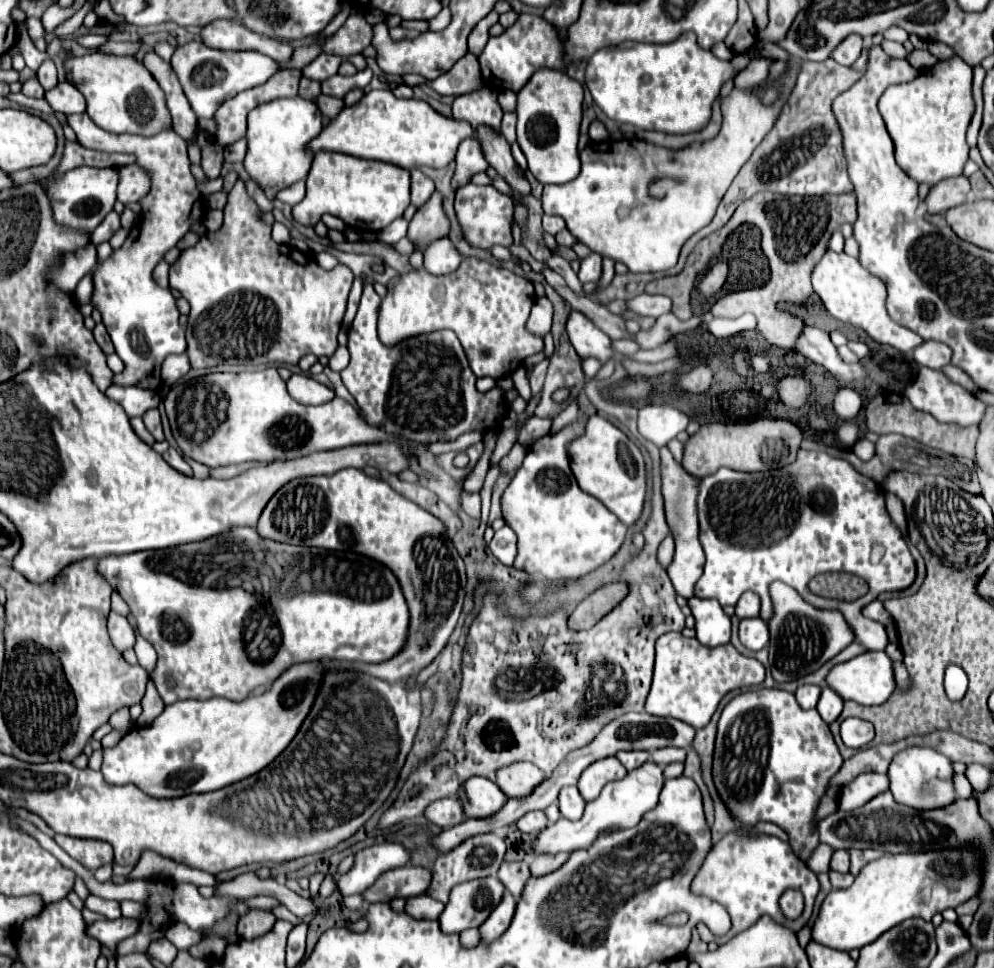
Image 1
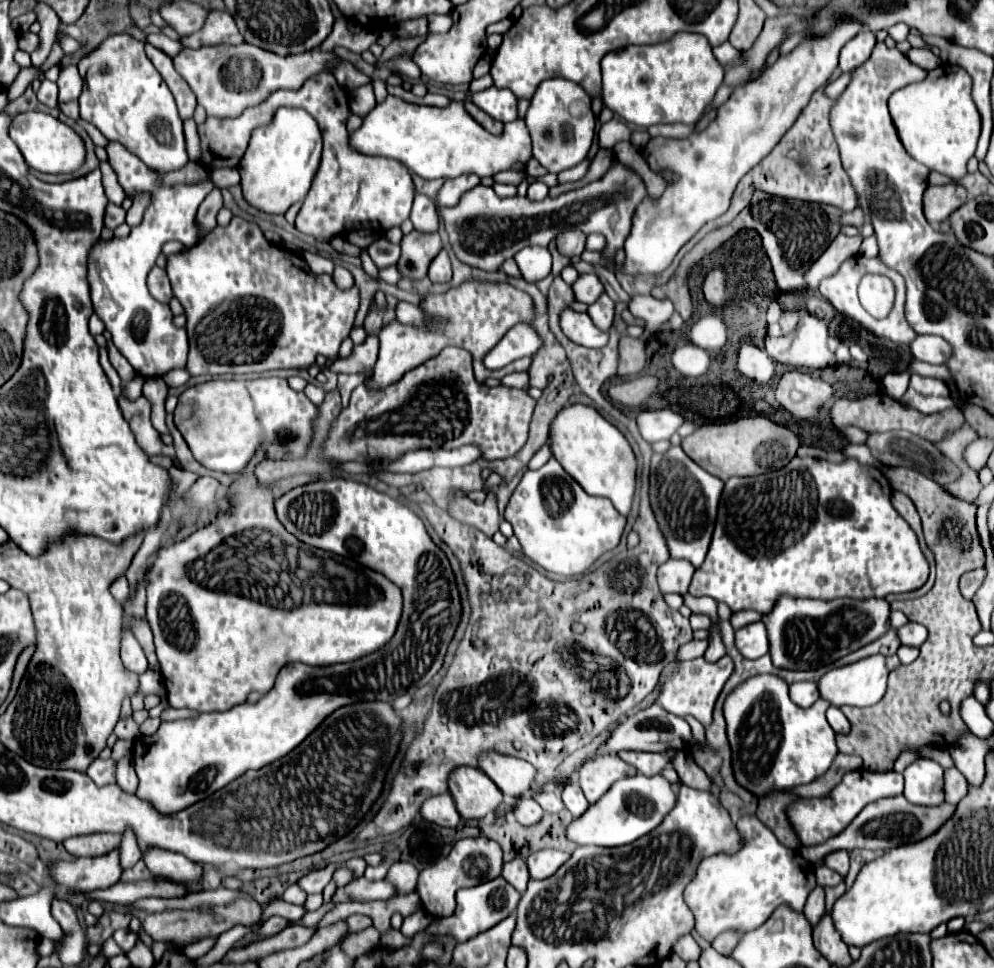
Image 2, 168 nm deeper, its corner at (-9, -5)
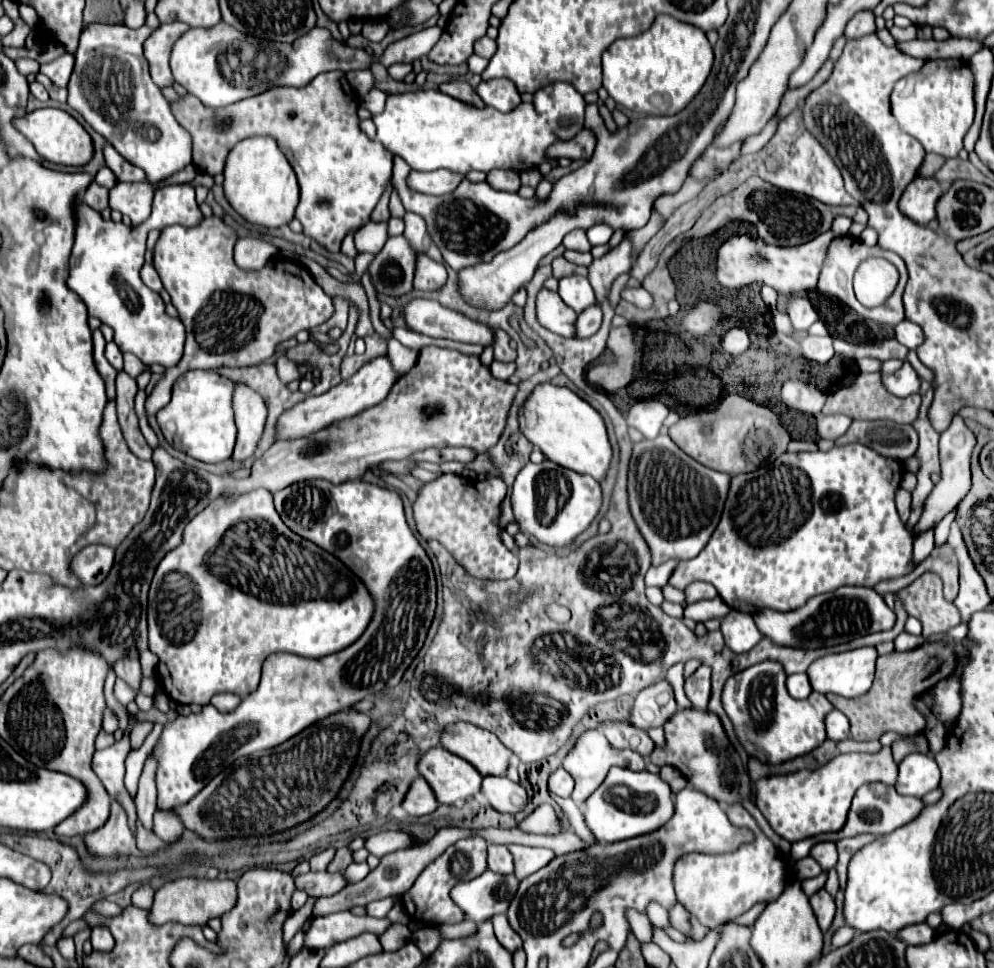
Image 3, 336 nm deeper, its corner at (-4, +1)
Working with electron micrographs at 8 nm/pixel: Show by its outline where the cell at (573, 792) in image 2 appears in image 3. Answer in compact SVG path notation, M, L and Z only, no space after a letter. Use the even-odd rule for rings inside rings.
M559 767L557 771L553 771L551 777L549 777L549 791L555 793L555 795L559 795L559 797L571 797L573 785L575 785L573 777L563 767Z

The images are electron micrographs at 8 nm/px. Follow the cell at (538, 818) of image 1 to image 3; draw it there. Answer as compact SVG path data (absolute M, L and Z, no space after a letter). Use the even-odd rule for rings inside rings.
M483 777L481 793L499 813L519 813L527 801L525 789L507 777Z

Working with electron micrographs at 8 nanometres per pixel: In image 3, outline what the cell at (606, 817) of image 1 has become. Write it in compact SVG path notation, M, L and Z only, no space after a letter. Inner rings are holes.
M613 767L599 789L585 801L585 823L599 843L631 839L665 825L673 815L673 793L669 785L649 771ZM635 801L635 807L633 807Z

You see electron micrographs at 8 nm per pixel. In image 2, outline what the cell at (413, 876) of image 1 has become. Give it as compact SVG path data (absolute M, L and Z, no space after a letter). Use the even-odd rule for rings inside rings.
M358 877L352 883L338 887L336 893L332 895L332 901L334 903L376 901L376 899L390 899L392 895L396 895L396 891L384 879L382 881L366 881L364 877Z

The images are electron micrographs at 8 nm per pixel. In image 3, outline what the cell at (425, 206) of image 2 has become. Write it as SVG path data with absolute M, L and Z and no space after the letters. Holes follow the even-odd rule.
M405 213L403 221L405 221L405 233L403 235L411 243L411 247L417 253L427 253L431 259L435 259L435 261L441 263L443 261L441 251L437 249L437 245L433 245L433 239L429 237L425 219L421 215L417 215L417 213Z

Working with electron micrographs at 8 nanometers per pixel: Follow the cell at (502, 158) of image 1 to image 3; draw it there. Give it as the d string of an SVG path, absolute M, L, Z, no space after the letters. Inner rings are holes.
M451 81L451 83L443 83L439 85L439 89L463 103L469 103L469 105L475 105L475 107L485 107L485 103L477 97L477 93L473 91L473 87L469 83L457 83L457 81Z

